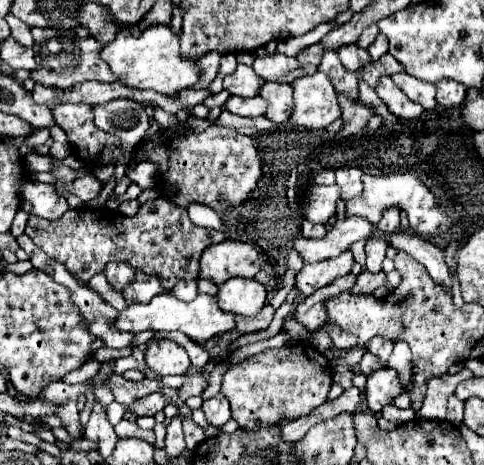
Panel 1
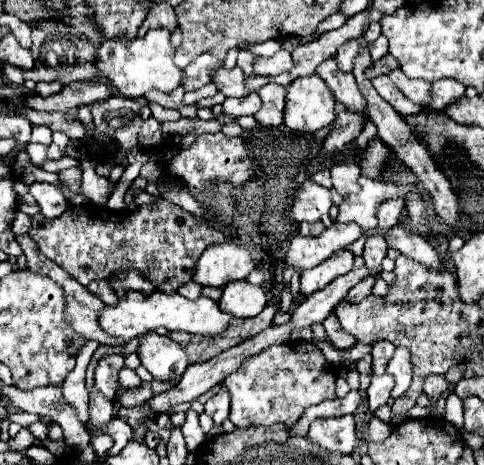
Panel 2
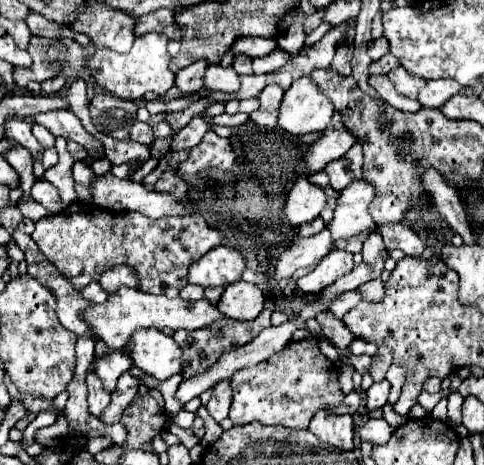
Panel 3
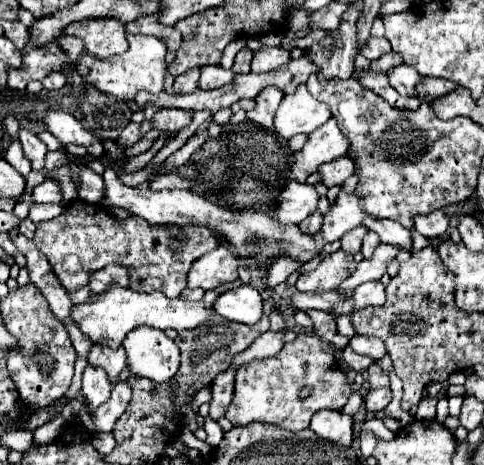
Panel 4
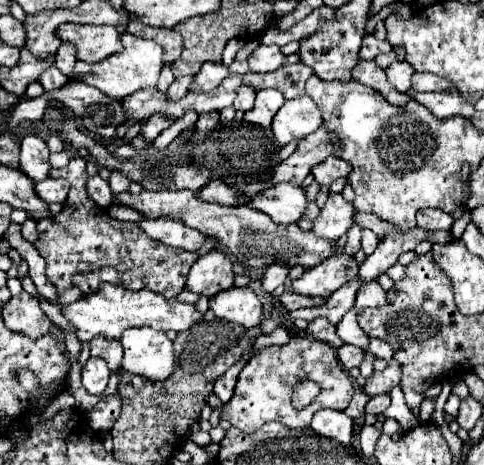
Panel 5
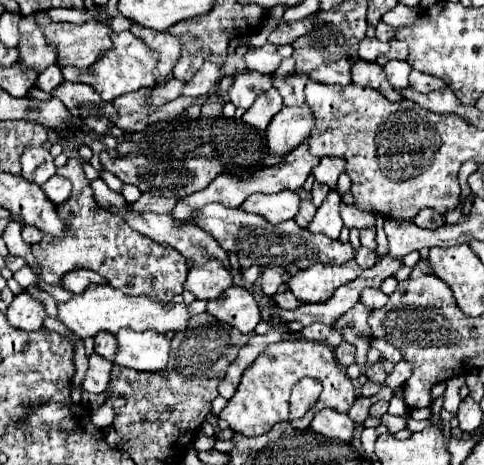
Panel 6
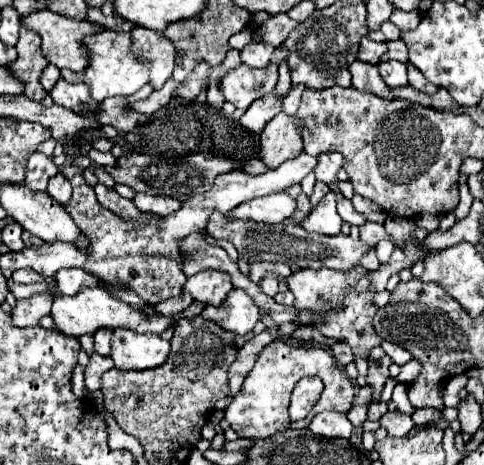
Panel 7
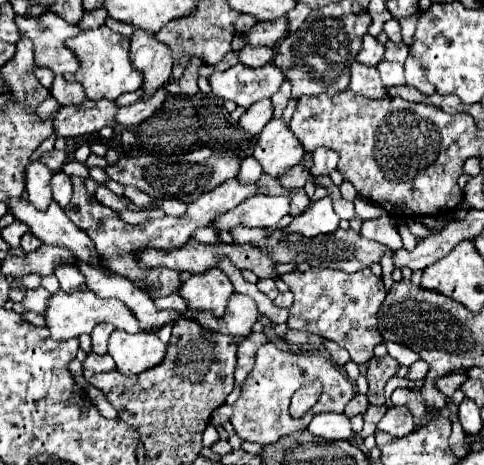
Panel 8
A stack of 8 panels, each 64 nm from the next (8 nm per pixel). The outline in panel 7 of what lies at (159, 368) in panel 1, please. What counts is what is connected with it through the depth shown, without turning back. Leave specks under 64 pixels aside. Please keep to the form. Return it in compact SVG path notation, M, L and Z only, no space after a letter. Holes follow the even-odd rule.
M114 330L112 360L120 370L150 370L166 362L170 342L158 334L138 334L132 330Z

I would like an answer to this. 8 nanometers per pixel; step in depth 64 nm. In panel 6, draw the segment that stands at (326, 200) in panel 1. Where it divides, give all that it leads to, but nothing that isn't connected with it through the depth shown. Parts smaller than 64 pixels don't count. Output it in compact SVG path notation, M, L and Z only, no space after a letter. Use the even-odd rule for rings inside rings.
M282 190L276 194L252 194L242 206L246 212L264 216L272 224L292 220L300 210L300 196L294 190Z

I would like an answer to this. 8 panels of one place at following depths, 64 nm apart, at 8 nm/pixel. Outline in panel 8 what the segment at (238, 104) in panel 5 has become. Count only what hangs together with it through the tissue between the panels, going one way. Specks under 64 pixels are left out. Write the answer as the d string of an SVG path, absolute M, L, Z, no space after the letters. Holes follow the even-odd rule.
M270 60L262 68L236 64L224 72L214 72L210 78L212 92L222 100L232 100L242 108L250 108L262 98L270 98L282 84L284 74Z

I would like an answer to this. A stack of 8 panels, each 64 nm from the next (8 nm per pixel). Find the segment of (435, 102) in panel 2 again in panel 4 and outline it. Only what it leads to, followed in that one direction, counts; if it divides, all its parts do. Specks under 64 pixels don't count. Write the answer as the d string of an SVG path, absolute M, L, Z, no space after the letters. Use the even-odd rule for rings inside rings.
M422 78L422 82L416 86L420 100L436 100L440 96L446 96L448 92L454 92L456 88L456 82L444 78Z

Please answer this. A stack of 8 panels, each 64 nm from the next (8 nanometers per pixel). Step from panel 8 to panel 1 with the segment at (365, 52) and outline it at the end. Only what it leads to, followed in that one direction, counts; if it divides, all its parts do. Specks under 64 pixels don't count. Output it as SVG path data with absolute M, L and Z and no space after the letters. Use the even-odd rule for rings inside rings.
M378 34L378 38L374 40L374 44L368 46L368 52L370 52L372 60L378 60L380 56L384 56L388 52L388 38L384 34Z

